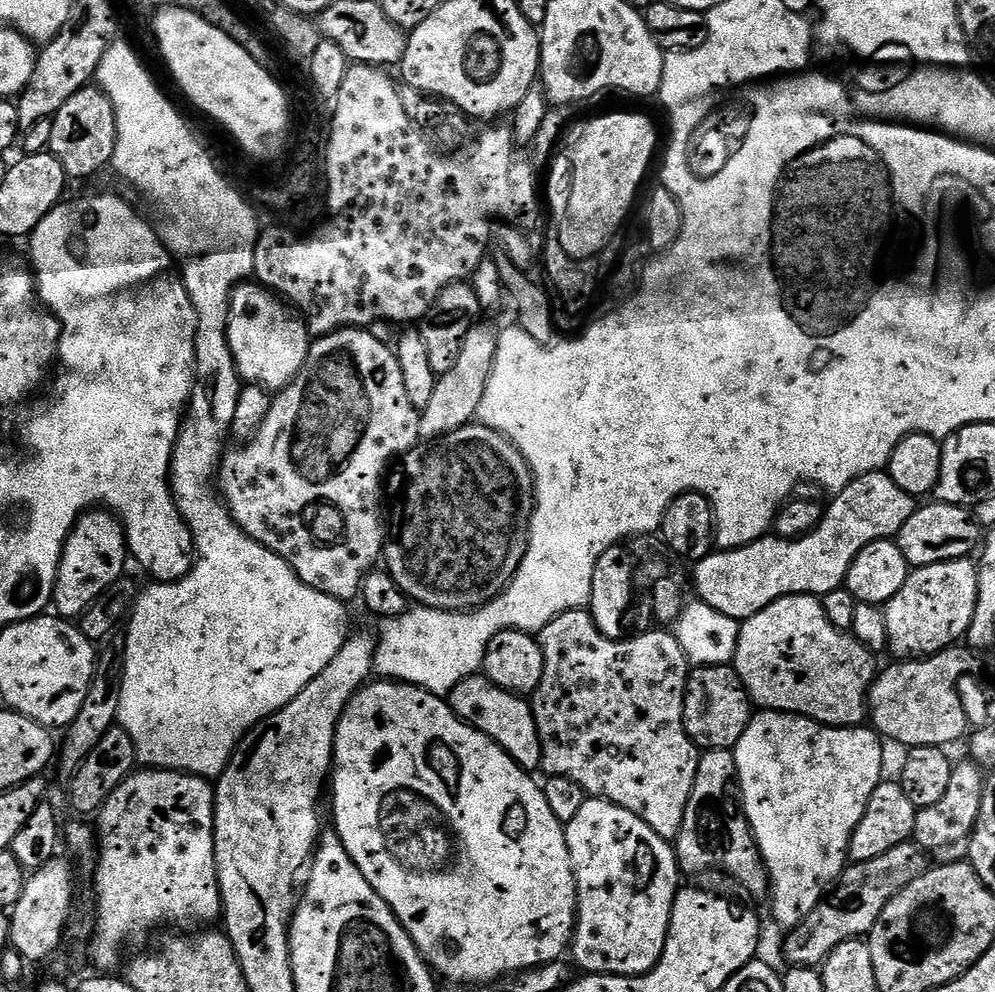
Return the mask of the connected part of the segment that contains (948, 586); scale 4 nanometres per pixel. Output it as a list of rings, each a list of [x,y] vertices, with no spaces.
[[[971,559],[947,560],[930,566],[912,568],[906,582],[894,598],[883,604],[886,618],[887,651],[893,652],[897,661],[923,660],[925,656],[935,656],[953,647],[955,640],[963,641],[968,635],[968,627],[974,618],[974,610],[978,602],[978,568]]]

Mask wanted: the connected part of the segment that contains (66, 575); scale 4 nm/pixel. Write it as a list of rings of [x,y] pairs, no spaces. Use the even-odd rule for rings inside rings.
[[[89,510],[77,520],[64,543],[64,553],[58,566],[56,584],[52,587],[52,604],[55,615],[61,618],[78,618],[84,611],[99,600],[105,592],[113,587],[112,584],[124,572],[124,563],[129,563],[130,553],[128,541],[124,539],[124,526],[107,510]]]

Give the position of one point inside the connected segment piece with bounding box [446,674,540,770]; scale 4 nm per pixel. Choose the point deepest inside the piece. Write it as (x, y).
(506, 717)

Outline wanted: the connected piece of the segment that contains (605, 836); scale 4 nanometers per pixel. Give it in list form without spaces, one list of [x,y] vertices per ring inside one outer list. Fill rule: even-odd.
[[[595,798],[588,799],[566,825],[564,837],[576,879],[576,926],[570,945],[575,967],[581,973],[597,976],[645,976],[662,958],[672,907],[682,884],[675,847],[654,834],[654,830],[650,830],[642,818],[630,814],[630,810]]]

